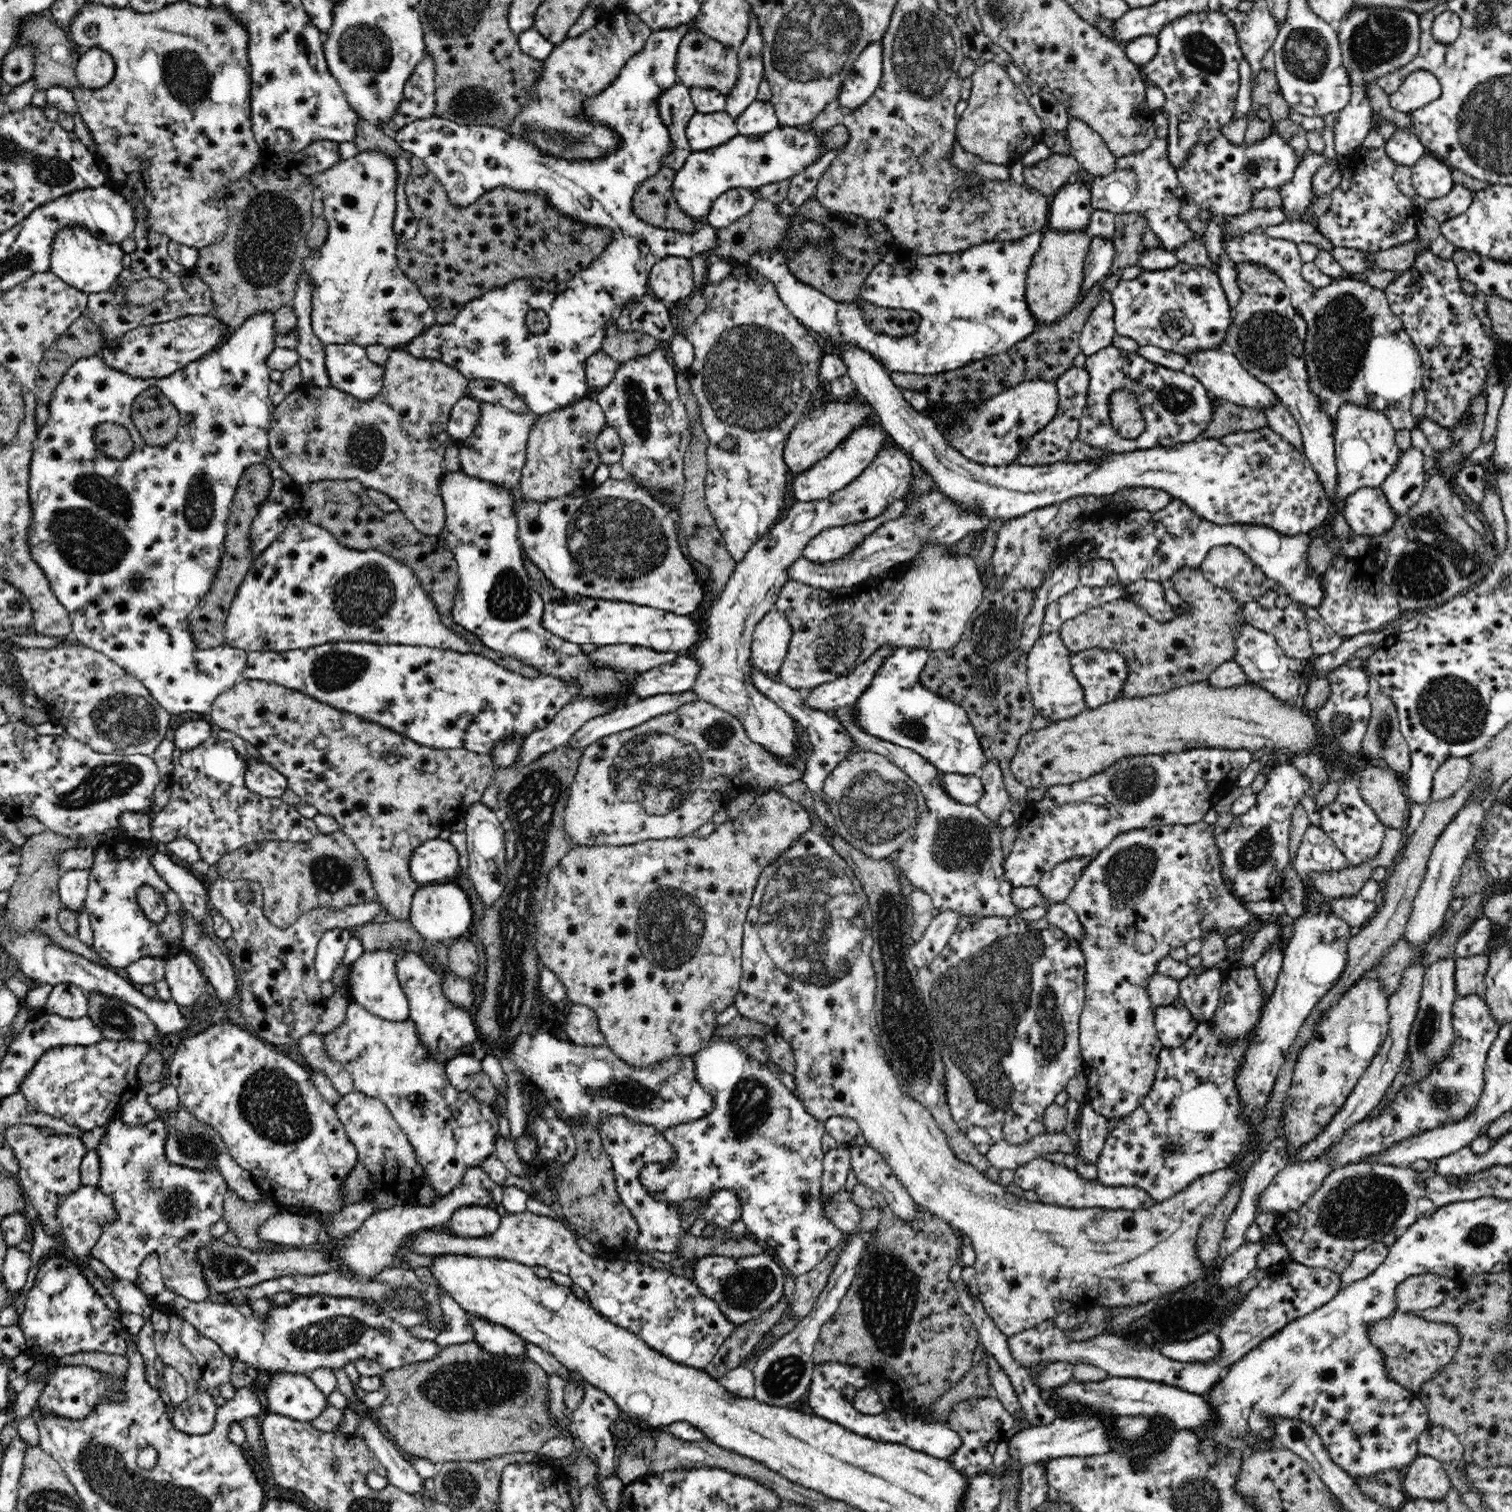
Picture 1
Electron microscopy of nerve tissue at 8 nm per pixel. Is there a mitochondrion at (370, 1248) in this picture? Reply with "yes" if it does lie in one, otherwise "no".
no

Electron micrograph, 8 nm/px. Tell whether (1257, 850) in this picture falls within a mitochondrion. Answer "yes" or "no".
yes

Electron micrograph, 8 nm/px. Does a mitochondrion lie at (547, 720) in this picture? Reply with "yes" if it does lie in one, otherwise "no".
no

